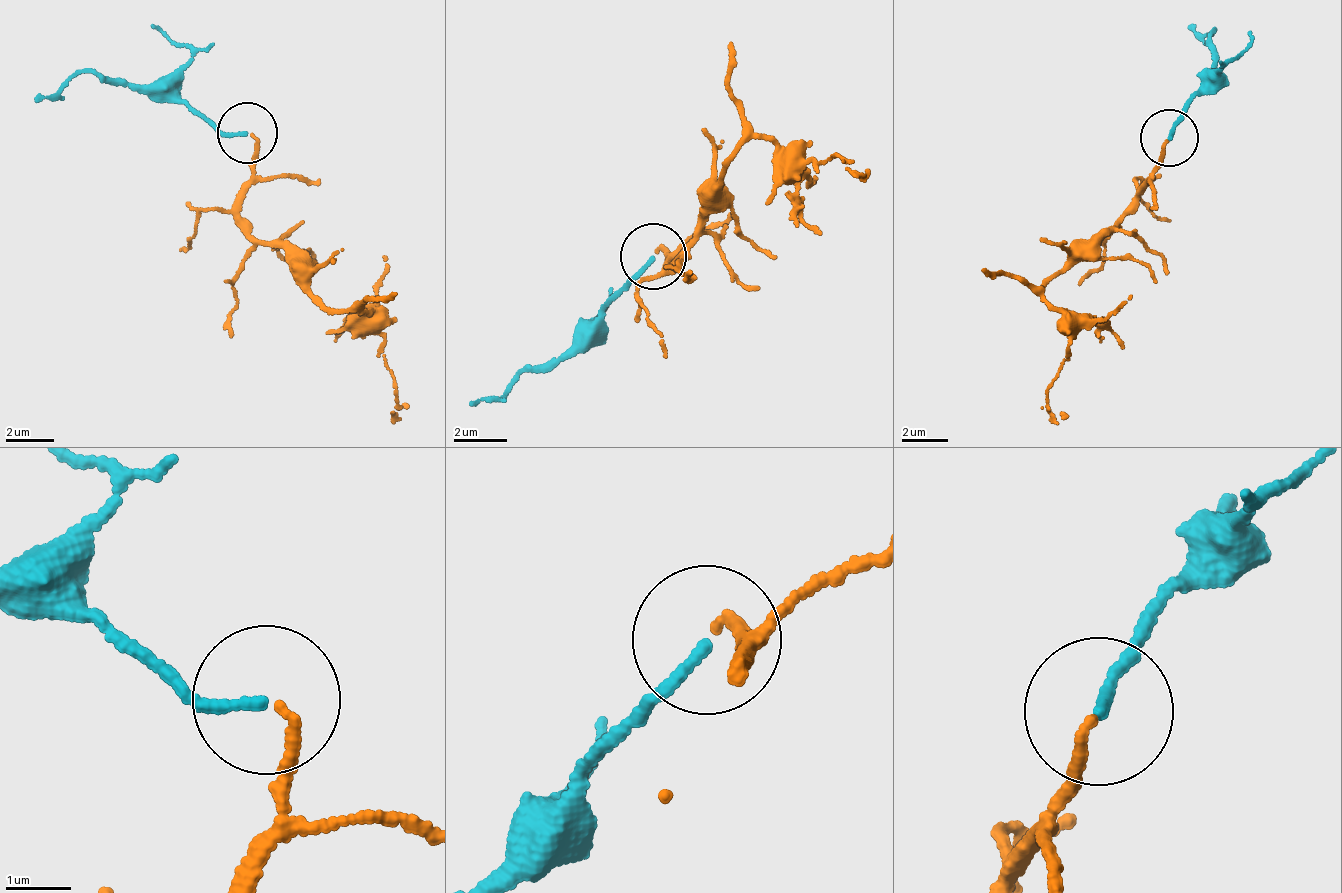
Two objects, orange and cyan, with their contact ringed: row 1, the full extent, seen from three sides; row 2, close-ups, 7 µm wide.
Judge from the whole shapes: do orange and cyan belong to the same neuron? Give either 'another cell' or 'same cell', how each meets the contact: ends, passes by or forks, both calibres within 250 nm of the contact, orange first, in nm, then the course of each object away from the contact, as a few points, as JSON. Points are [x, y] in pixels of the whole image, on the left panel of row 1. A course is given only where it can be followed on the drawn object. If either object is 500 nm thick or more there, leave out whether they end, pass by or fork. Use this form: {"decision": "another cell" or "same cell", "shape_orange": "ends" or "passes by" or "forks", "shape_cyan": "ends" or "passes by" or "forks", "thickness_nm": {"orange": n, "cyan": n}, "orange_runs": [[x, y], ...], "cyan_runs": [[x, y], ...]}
{"decision": "same cell", "shape_orange": "ends", "shape_cyan": "ends", "thickness_nm": {"orange": 160, "cyan": 150}, "orange_runs": [[251, 132], [253, 167], [247, 228], [277, 247], [317, 301], [377, 320], [385, 337], [396, 406], [403, 406]], "cyan_runs": [[248, 130], [226, 135], [184, 102], [143, 96], [113, 78], [78, 77], [35, 93]]}

